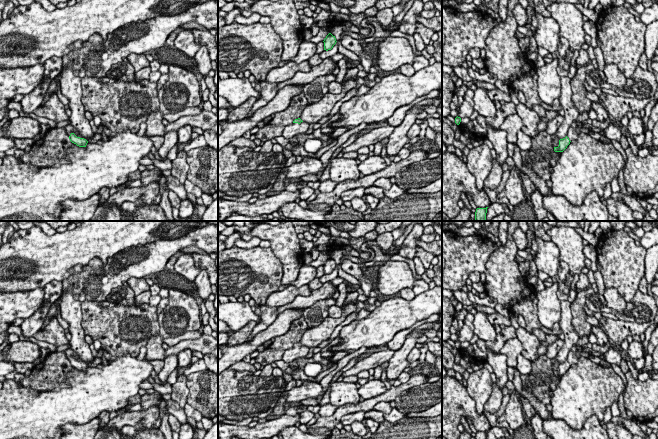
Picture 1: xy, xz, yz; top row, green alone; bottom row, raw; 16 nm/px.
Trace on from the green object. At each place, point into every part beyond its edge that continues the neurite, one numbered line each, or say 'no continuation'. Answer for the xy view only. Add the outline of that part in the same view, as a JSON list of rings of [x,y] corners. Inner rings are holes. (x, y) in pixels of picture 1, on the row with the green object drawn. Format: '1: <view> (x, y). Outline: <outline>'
1: xy (69, 129). Outline: [[[71,125],[65,126],[65,130],[68,136],[70,136],[71,133],[74,133],[77,137],[83,138]]]

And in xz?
1: xz (290, 131). Outline: [[[306,122],[293,123],[291,125],[285,126],[282,136],[286,139],[291,139],[294,136],[305,133],[309,128],[309,124]]]

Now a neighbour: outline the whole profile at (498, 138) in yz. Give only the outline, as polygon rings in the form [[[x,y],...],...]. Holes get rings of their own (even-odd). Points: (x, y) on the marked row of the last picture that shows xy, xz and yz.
[[[488,126],[487,139],[492,143],[493,149],[496,152],[496,160],[500,165],[506,163],[508,155],[508,141],[507,133],[505,130],[496,130],[491,126]]]

